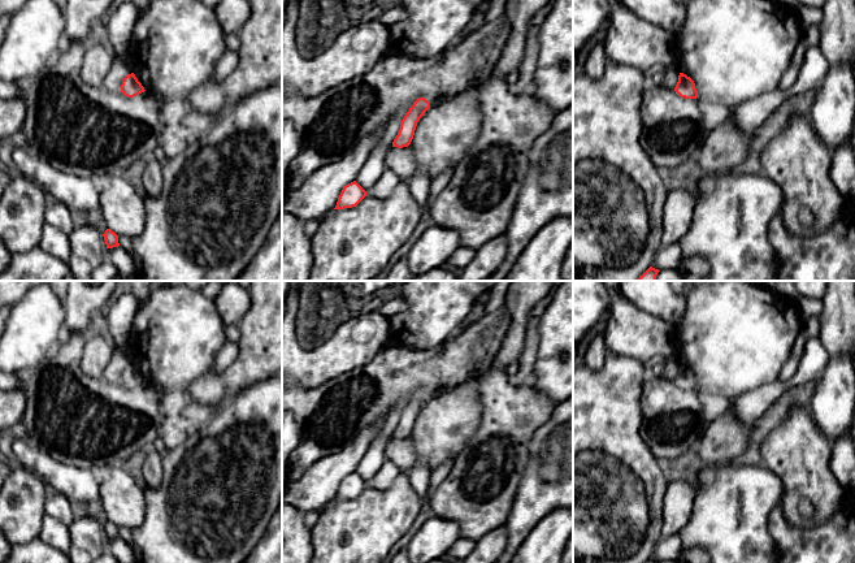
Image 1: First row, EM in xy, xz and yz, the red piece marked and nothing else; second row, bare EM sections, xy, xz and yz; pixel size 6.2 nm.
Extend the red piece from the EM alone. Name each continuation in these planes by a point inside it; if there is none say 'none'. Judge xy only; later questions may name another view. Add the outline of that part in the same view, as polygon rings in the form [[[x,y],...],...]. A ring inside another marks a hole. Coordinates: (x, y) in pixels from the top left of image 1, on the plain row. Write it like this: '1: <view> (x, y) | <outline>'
none

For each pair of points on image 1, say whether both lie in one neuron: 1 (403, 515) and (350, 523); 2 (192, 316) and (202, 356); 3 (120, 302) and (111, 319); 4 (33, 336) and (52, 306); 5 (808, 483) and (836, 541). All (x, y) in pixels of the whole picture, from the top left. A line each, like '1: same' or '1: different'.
1: same
2: same
3: same
4: same
5: different

